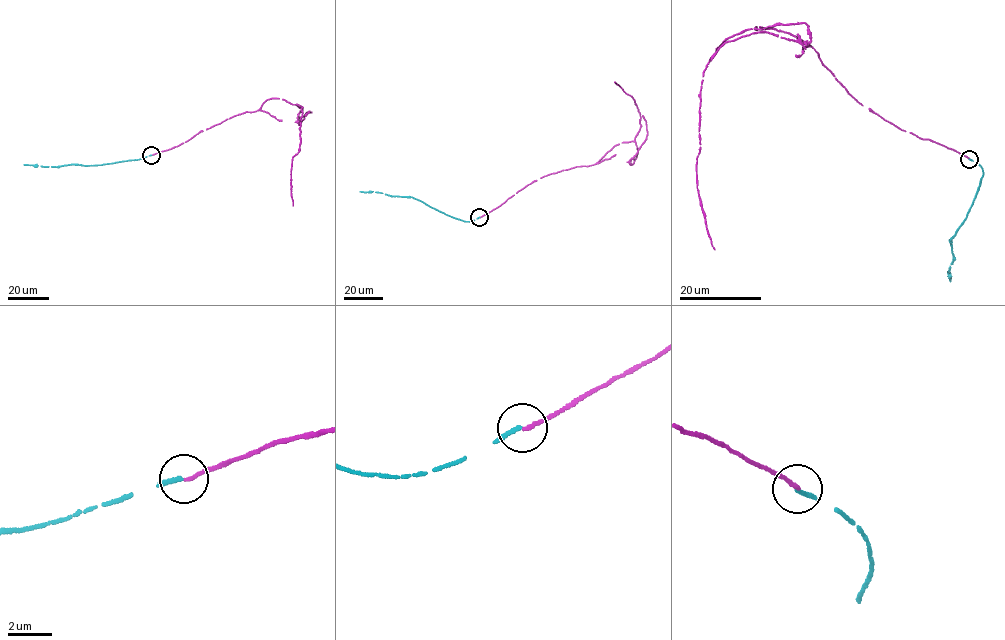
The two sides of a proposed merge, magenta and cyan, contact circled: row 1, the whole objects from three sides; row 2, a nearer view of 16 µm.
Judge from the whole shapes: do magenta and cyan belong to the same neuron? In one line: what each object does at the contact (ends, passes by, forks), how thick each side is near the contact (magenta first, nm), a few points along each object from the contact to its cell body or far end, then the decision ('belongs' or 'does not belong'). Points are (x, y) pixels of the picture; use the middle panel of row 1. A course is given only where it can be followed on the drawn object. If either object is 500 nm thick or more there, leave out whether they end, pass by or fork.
magenta ends there; cyan ends there; 160 nm thick on the magenta side, 180 nm on the other; magenta runs (479, 217), (545, 176), (593, 165), (614, 146), (634, 141), (641, 126), (639, 113), (631, 96), (614, 82); cyan runs (479, 217), (463, 221), (412, 197), (360, 191); does not belong

